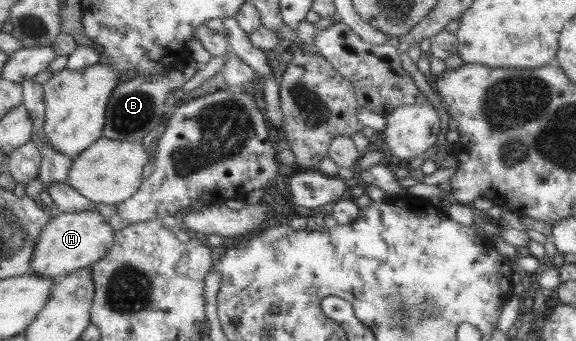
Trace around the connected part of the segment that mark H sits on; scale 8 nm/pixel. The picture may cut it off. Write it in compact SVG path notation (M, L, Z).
M94 206L90 212L62 213L54 216L46 229L42 231L42 237L38 241L36 253L34 253L34 272L40 278L54 278L63 275L74 274L77 270L91 267L98 261L106 258L110 249L116 243L117 231L106 222L104 217Z

